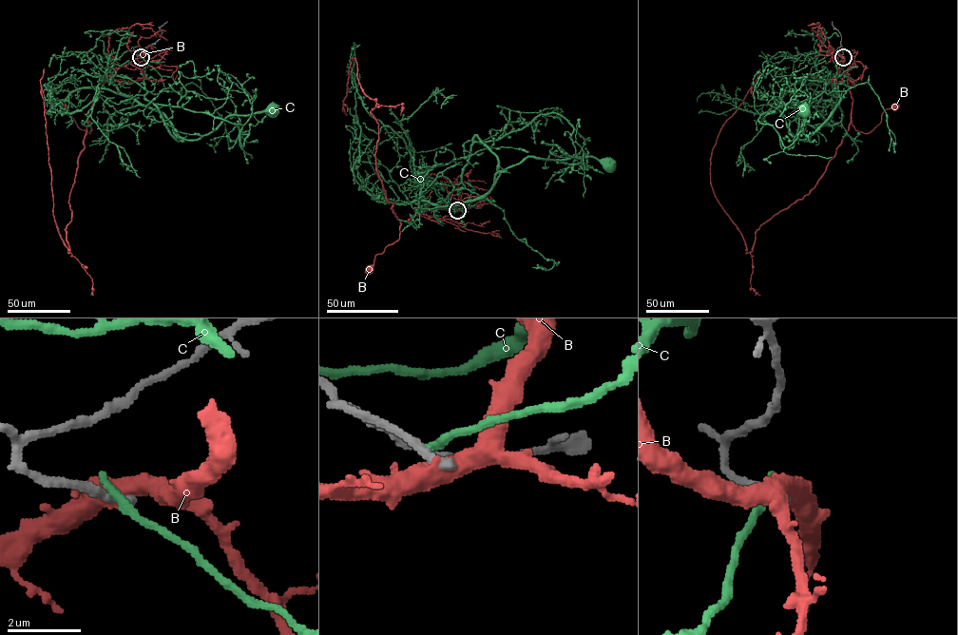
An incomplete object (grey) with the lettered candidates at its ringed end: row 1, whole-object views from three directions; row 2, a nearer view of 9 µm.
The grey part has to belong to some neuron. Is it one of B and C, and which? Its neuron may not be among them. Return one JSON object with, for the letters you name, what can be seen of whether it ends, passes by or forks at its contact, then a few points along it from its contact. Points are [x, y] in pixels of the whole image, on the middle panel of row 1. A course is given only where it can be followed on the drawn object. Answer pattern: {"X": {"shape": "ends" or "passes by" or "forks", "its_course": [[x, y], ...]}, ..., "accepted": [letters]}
{"accepted": []}

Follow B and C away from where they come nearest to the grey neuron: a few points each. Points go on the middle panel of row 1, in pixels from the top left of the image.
B: (456, 210), (429, 209), (407, 221), (397, 220), (401, 223), (399, 238), (375, 256), (370, 269)
C: (456, 210), (485, 199), (462, 182), (475, 135), (496, 156), (499, 170), (528, 157), (594, 156), (608, 163)

